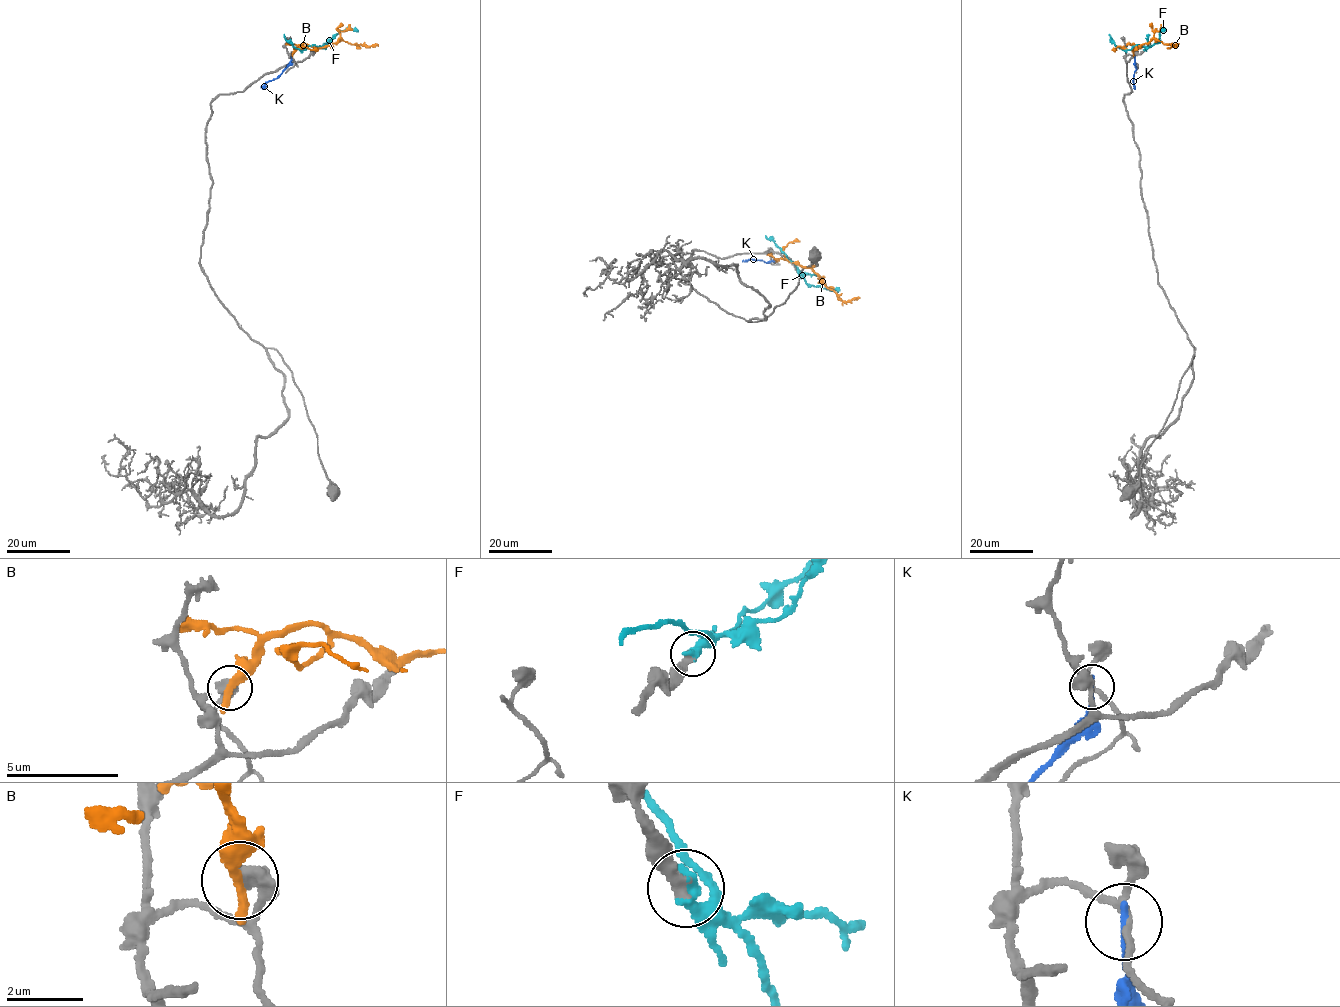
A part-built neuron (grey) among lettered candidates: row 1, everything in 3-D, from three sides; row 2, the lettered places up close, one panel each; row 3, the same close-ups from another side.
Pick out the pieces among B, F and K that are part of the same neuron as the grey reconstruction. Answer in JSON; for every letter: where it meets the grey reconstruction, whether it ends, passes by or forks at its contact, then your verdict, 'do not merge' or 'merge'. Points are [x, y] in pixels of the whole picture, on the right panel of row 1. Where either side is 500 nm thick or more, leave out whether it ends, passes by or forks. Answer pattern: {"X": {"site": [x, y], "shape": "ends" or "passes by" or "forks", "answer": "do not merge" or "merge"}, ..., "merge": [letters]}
{"B": {"site": [1133, 52], "shape": "ends", "answer": "do not merge"}, "F": {"site": [1145, 49], "shape": "ends", "answer": "merge"}, "K": {"site": [1134, 58], "shape": "ends", "answer": "do not merge"}, "merge": ["F"]}

